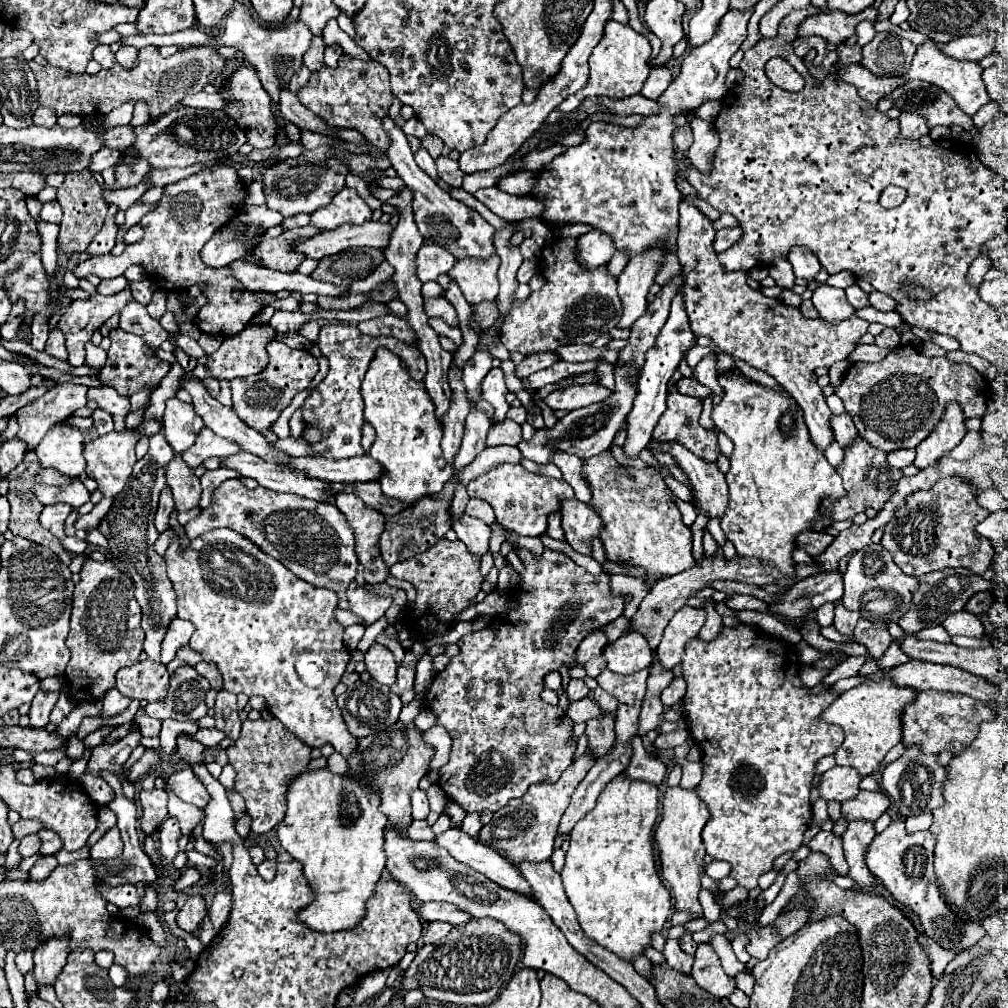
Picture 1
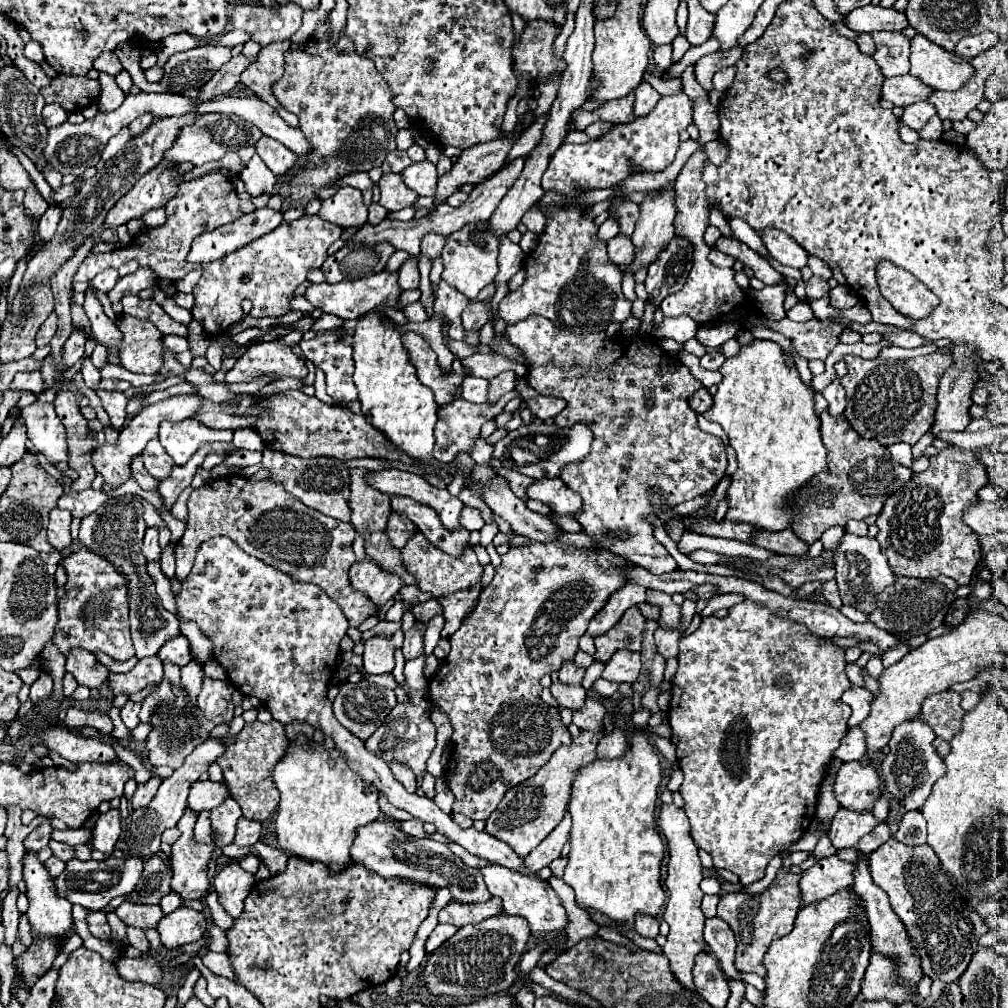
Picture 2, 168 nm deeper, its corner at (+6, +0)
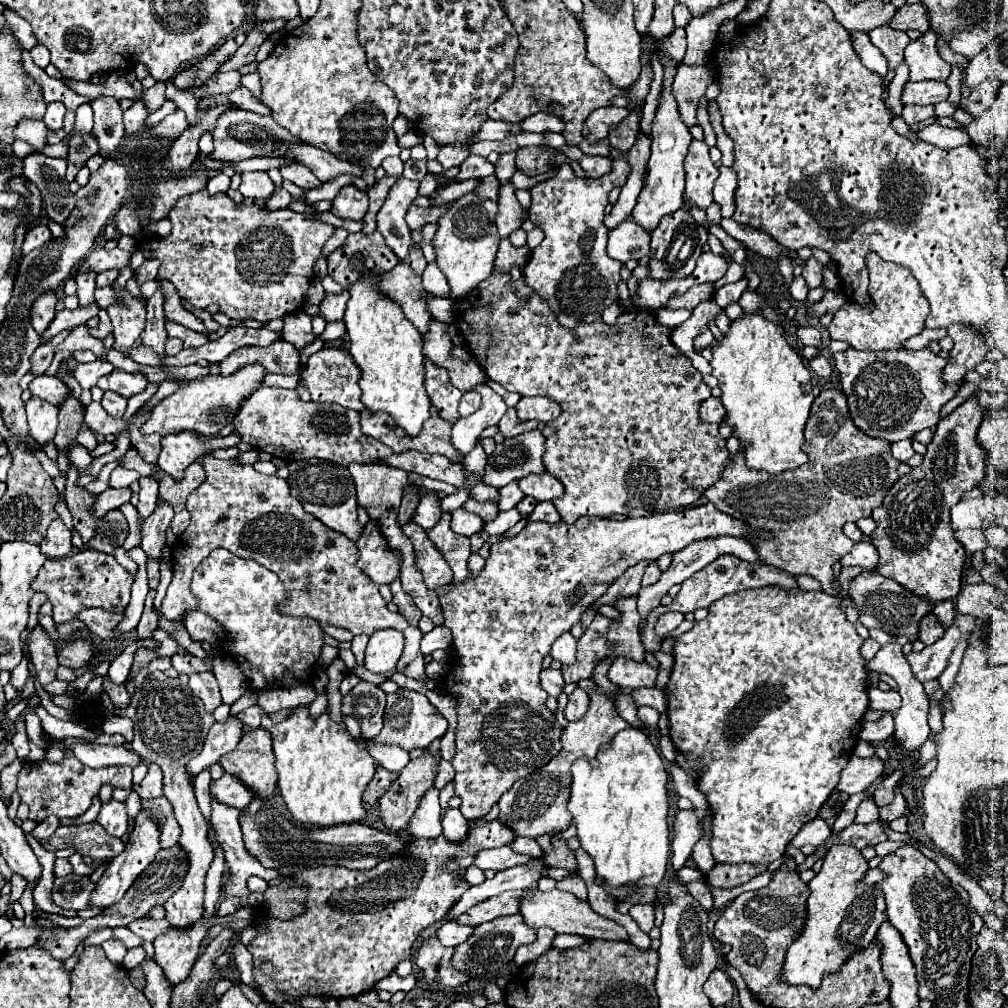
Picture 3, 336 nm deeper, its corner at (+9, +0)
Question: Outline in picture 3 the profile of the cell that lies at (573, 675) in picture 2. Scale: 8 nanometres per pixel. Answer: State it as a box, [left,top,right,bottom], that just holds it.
[551,632,577,666]

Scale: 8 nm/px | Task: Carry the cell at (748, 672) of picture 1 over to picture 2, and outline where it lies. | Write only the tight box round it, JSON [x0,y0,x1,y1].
[668,600,850,886]

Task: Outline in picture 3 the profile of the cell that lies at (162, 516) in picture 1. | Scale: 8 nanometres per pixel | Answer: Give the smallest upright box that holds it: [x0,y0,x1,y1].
[147,560,159,590]

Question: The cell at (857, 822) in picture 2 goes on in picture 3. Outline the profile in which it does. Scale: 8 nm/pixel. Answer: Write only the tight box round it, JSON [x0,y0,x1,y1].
[783,844,887,988]

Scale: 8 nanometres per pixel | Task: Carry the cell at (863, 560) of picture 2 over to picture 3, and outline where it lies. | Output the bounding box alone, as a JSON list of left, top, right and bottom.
[841,542,879,570]

